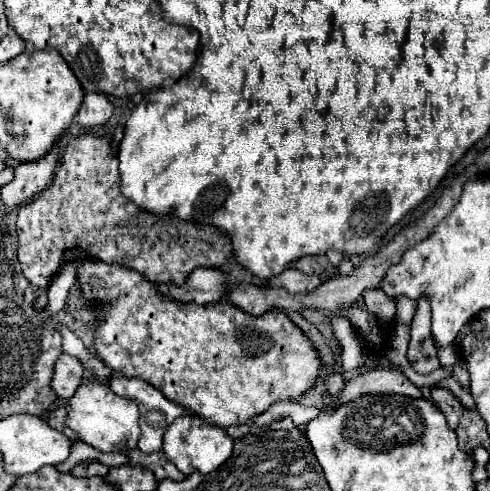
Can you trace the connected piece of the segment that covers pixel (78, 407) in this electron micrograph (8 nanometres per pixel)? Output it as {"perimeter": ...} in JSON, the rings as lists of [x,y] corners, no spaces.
{"perimeter":[[[82,384],[72,400],[68,402],[68,426],[84,440],[86,444],[102,450],[102,452],[116,452],[116,450],[130,450],[136,448],[140,438],[140,412],[136,400],[116,396],[104,384]]]}

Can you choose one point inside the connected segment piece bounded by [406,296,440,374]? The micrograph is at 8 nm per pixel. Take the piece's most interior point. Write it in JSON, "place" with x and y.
{"place":[422,355]}

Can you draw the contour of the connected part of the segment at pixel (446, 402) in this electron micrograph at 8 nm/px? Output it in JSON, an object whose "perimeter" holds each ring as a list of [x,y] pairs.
{"perimeter":[[[444,386],[432,388],[430,396],[432,396],[432,400],[438,404],[438,408],[446,414],[448,424],[450,424],[450,428],[454,430],[454,428],[458,426],[458,420],[464,416],[464,404],[460,402],[460,398],[454,396],[454,394],[452,394],[448,388],[444,388]]]}

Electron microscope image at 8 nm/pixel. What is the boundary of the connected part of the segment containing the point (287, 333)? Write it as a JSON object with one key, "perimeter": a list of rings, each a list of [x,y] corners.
{"perimeter":[[[86,260],[86,264],[82,264],[82,268],[78,270],[78,282],[80,282],[82,292],[86,294],[86,298],[96,298],[98,296],[100,302],[104,302],[104,298],[112,298],[112,304],[106,304],[100,310],[100,326],[98,326],[98,332],[94,334],[94,346],[96,346],[98,356],[104,360],[104,364],[108,368],[120,372],[126,378],[140,378],[140,380],[148,382],[150,386],[158,388],[168,400],[184,406],[190,414],[202,418],[204,422],[208,422],[212,426],[228,428],[228,426],[236,426],[236,424],[246,424],[250,418],[266,412],[276,402],[298,400],[300,396],[310,392],[316,386],[316,382],[318,382],[318,376],[320,376],[320,370],[322,370],[320,354],[318,354],[316,346],[310,342],[310,338],[288,316],[280,316],[278,312],[270,310],[264,316],[254,318],[254,316],[248,316],[242,310],[234,308],[230,302],[216,302],[216,304],[204,304],[204,306],[194,304],[194,302],[192,304],[176,304],[176,302],[164,298],[156,290],[156,286],[148,286],[146,280],[138,272],[132,272],[128,268],[110,268],[110,264],[104,264],[100,260]]]}

